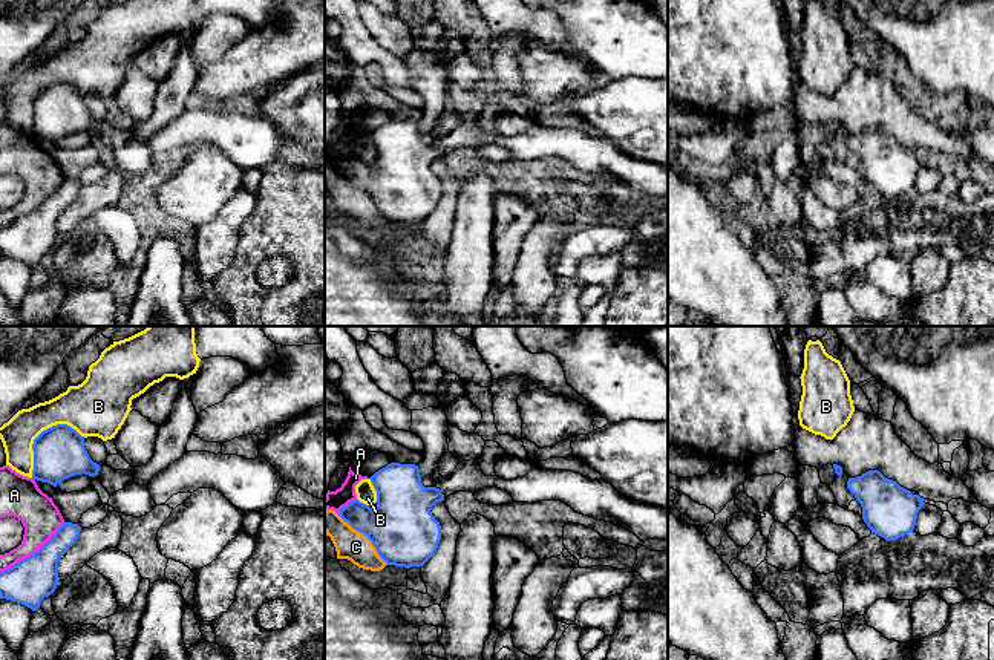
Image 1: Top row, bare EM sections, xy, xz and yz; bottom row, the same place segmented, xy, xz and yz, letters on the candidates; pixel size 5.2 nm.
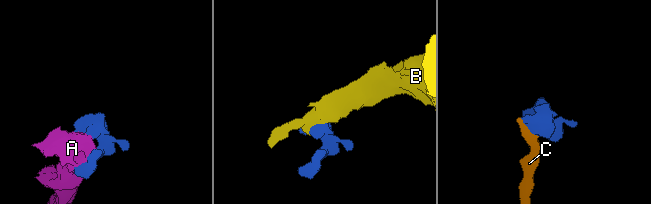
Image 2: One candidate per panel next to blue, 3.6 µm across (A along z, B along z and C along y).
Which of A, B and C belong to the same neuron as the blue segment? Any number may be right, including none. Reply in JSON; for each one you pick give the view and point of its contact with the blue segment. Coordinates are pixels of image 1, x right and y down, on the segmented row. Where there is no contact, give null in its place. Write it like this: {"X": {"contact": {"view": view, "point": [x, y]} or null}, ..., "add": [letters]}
{"add": []}

